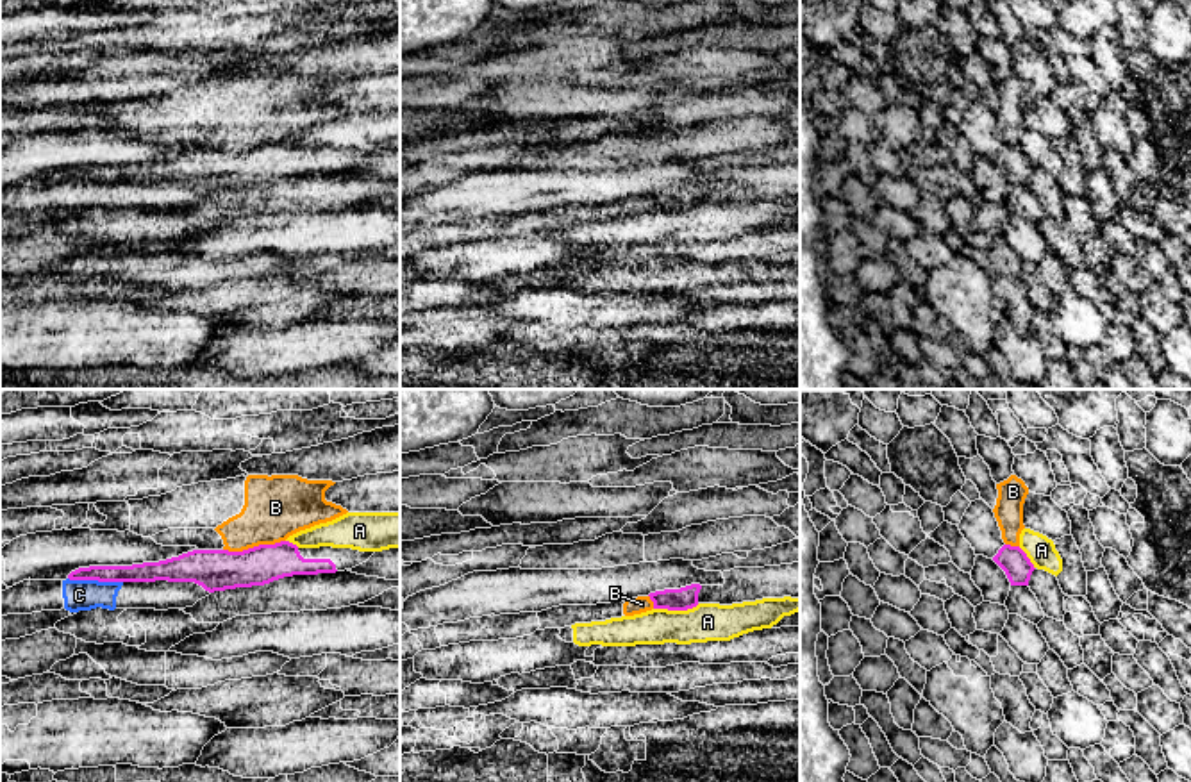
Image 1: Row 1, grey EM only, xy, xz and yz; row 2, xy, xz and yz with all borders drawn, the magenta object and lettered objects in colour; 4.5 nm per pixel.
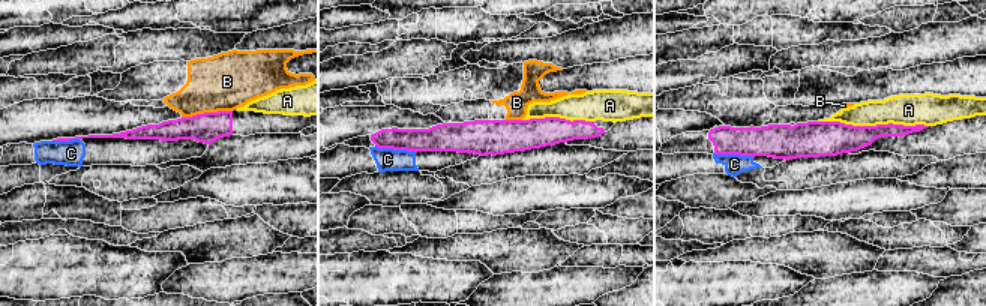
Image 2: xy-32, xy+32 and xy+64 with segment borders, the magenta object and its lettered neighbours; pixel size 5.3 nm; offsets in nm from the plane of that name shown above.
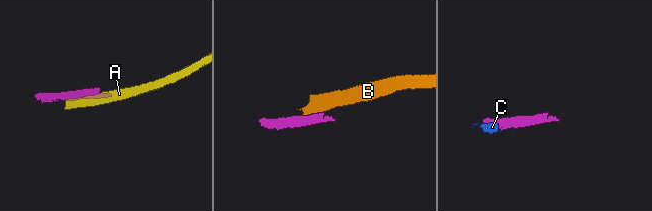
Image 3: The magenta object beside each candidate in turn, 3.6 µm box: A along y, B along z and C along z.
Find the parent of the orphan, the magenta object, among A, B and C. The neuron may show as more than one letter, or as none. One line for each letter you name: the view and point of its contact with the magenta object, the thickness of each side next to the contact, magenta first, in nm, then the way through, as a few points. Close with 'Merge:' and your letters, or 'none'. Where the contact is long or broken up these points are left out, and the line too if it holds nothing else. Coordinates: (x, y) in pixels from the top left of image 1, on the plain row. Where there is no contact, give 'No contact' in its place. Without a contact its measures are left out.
Merge: none

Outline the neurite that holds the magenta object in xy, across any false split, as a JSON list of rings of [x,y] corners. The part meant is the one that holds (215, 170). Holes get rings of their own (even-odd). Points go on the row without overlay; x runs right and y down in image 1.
[[[280,141],[243,152],[193,150],[159,162],[79,168],[68,179],[98,182],[195,182],[205,191],[214,193],[264,186],[293,175],[345,171],[366,162],[373,154],[332,146],[298,148],[289,141]]]

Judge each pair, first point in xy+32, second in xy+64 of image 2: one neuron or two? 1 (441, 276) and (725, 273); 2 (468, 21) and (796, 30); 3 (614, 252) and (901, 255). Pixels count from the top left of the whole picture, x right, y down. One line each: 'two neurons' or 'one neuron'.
1: one neuron
2: one neuron
3: one neuron

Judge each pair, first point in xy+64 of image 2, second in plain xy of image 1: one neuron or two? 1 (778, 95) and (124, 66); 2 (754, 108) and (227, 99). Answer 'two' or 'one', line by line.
1: two
2: one

